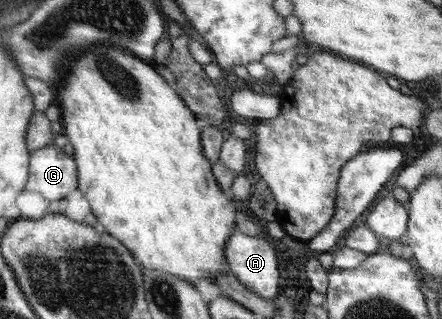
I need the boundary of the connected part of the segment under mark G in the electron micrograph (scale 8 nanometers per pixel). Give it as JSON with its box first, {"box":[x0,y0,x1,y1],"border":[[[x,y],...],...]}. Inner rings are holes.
{"box":[25,143,78,202],"border":[[[53,143],[44,148],[30,151],[29,172],[31,175],[25,184],[25,190],[40,193],[50,202],[62,200],[68,192],[78,188],[77,161],[74,160],[73,155],[67,154]]]}

